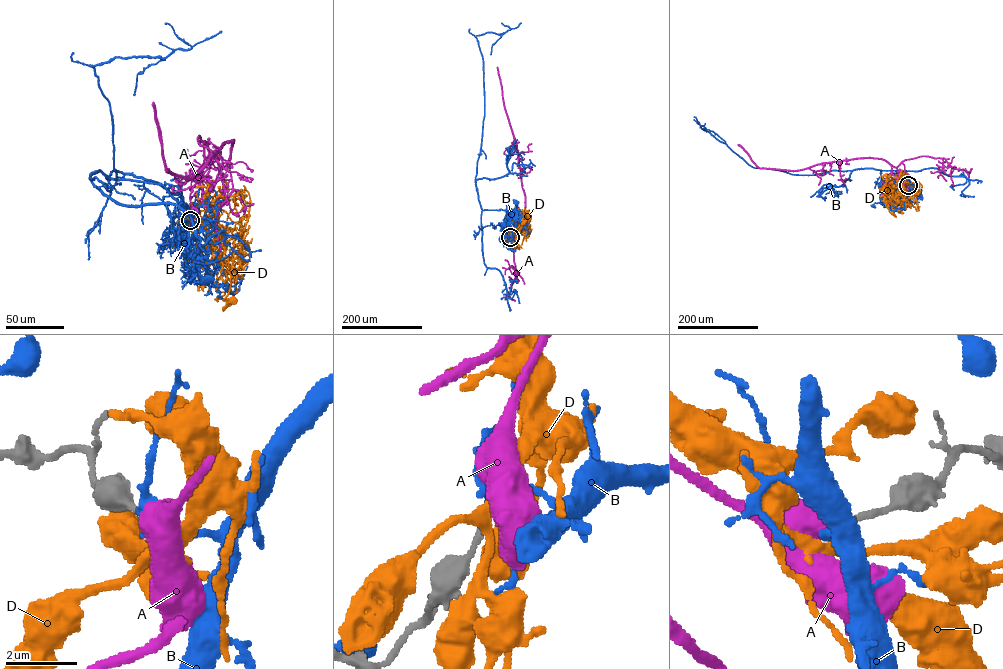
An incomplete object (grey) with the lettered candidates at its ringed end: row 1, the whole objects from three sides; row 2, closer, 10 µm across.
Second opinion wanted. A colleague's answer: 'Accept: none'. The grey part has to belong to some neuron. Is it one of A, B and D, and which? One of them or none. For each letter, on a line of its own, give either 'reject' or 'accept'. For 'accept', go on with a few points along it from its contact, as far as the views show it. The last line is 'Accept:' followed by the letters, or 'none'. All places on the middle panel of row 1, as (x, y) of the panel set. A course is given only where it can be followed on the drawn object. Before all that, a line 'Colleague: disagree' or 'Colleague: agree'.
Colleague: agree
A: reject
B: reject
D: reject
Accept: none

